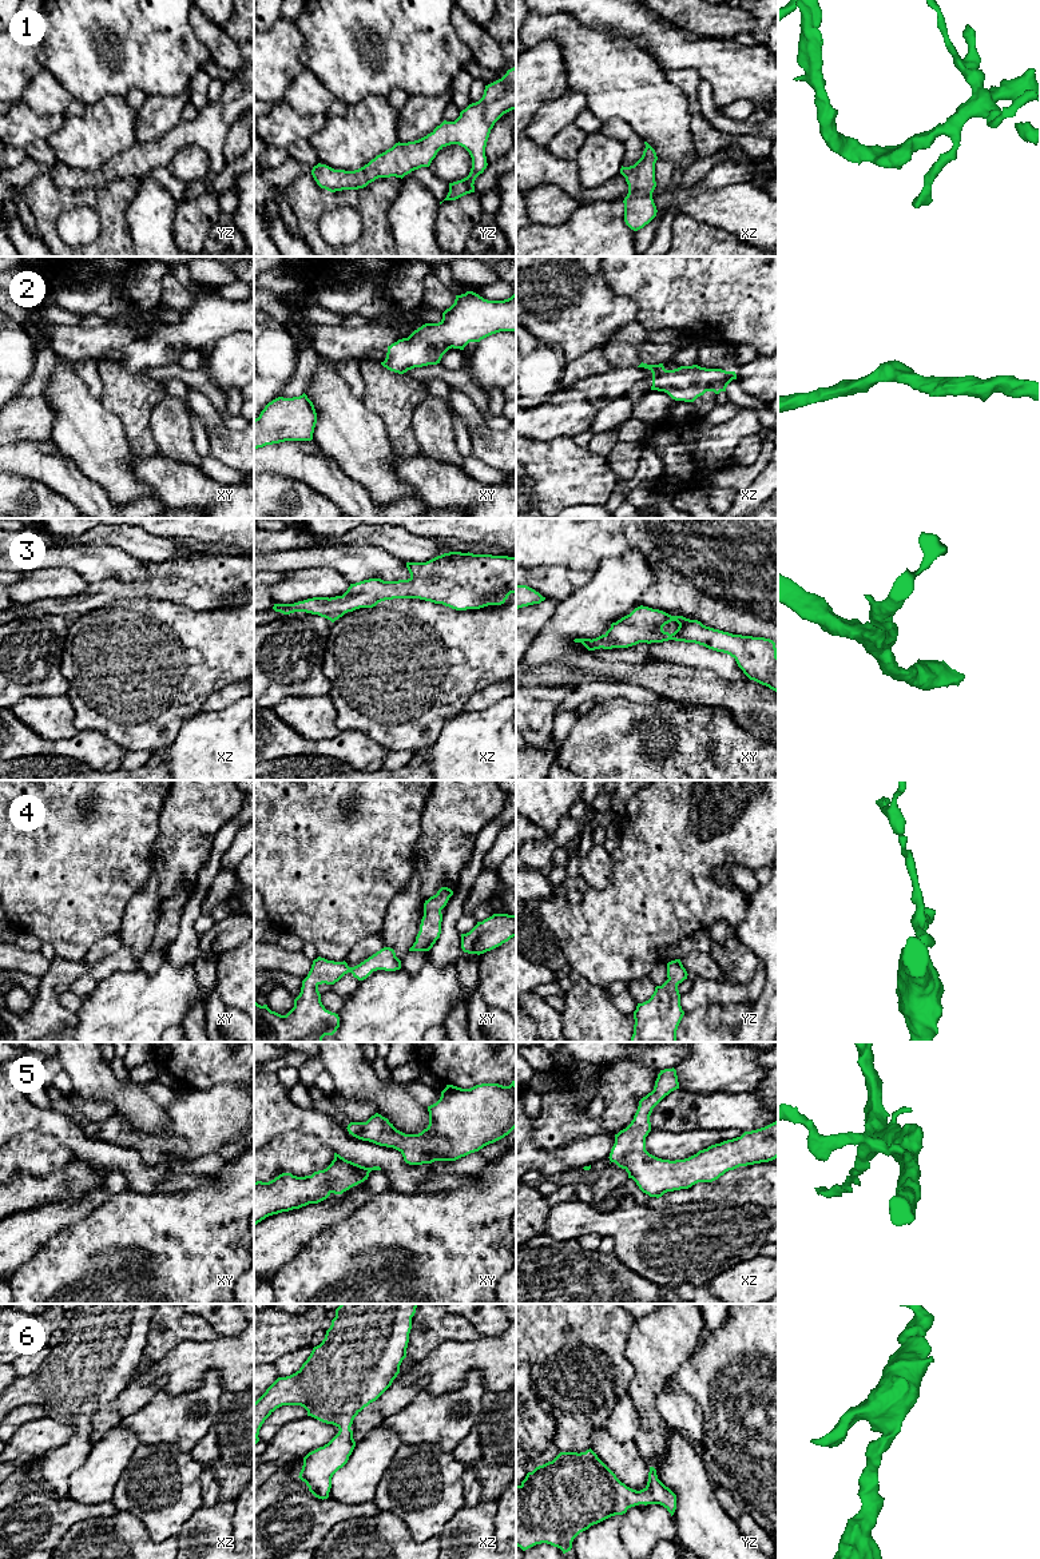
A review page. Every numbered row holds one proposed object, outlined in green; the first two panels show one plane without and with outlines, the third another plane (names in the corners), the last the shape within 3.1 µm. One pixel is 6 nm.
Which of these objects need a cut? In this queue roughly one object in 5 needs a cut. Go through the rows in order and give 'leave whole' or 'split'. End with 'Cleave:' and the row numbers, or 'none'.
1: leave whole
2: leave whole
3: leave whole
4: leave whole
5: leave whole
6: leave whole
Cleave: none

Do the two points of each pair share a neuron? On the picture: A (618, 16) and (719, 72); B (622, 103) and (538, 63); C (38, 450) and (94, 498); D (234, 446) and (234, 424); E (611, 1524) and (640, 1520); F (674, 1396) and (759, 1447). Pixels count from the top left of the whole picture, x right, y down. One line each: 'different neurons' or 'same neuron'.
A: same neuron
B: different neurons
C: same neuron
D: different neurons
E: different neurons
F: different neurons

